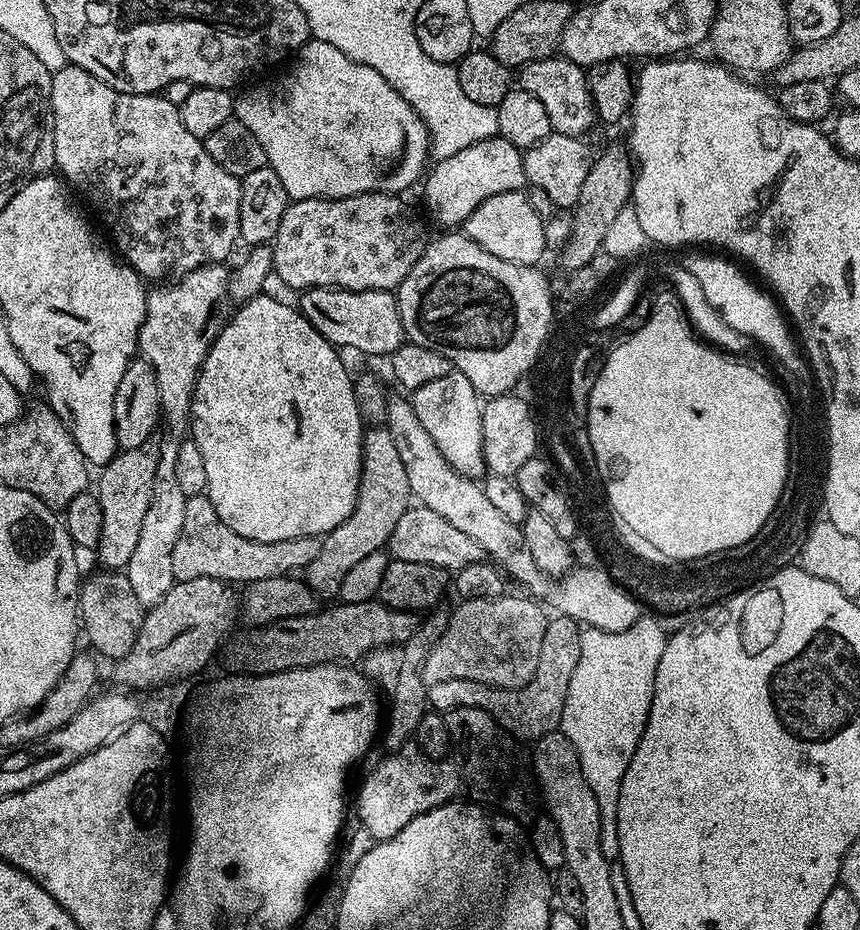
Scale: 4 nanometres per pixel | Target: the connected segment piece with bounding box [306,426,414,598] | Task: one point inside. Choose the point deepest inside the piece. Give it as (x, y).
(384, 494)

